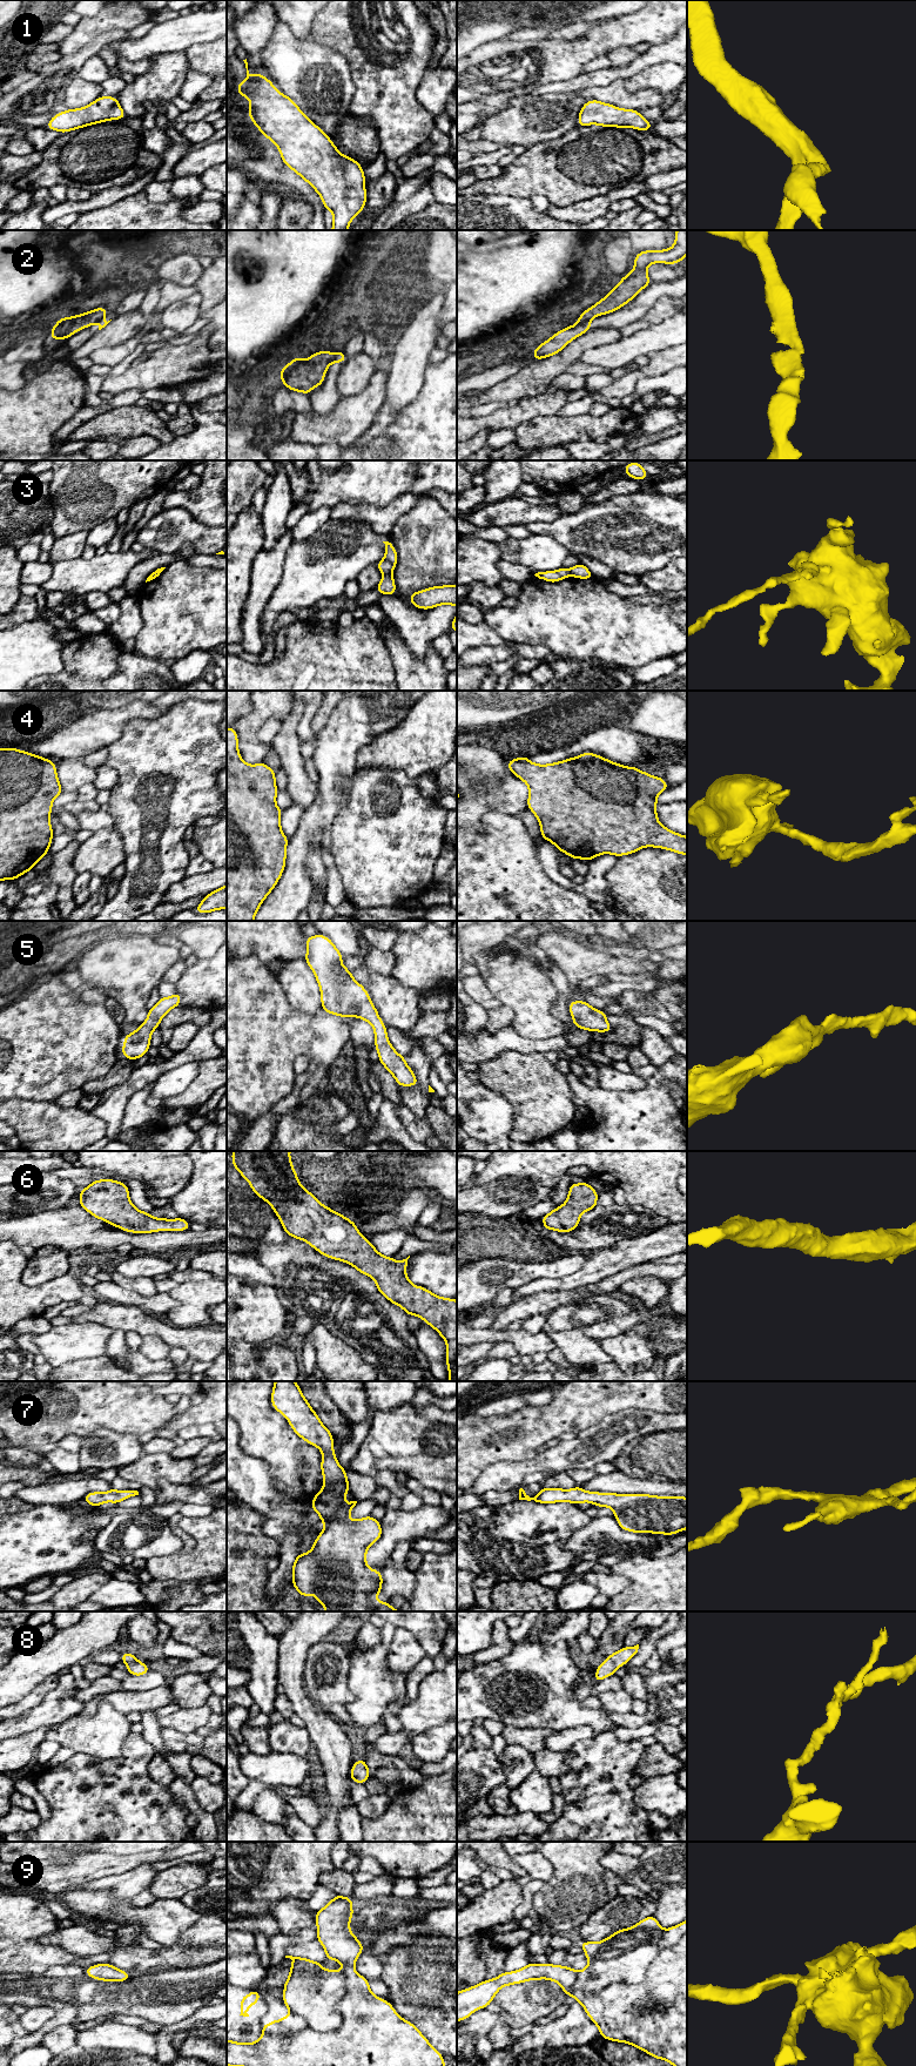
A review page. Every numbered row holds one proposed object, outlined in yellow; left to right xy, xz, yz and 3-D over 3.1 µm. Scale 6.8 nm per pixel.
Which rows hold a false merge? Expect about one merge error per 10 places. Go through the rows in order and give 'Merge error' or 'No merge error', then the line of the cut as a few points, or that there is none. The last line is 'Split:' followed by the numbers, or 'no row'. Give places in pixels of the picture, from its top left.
1: No merge error. No split
2: Merge error. Split along yz (590, 318), (579, 323)
3: Merge error. Split along xz (390, 572), (384, 574)
4: No merge error. No split
5: No merge error. No split
6: No merge error. No split
7: No merge error. No split
8: No merge error. No split
9: No merge error. No split
Split: 2, 3

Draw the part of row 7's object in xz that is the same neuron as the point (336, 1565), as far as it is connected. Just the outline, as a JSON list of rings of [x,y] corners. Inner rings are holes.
[[[275,1381],[271,1405],[287,1418],[292,1431],[301,1439],[317,1447],[323,1454],[321,1472],[324,1487],[314,1496],[311,1508],[319,1515],[325,1527],[314,1541],[310,1552],[296,1554],[291,1569],[291,1583],[298,1595],[309,1597],[314,1594],[315,1600],[322,1603],[325,1611],[402,1611],[393,1609],[389,1601],[376,1601],[376,1596],[382,1591],[383,1576],[379,1570],[369,1568],[366,1552],[382,1537],[382,1526],[379,1520],[371,1515],[358,1520],[348,1519],[357,1501],[344,1503],[350,1486],[346,1469],[341,1467],[336,1459],[331,1432],[322,1424],[295,1381]]]

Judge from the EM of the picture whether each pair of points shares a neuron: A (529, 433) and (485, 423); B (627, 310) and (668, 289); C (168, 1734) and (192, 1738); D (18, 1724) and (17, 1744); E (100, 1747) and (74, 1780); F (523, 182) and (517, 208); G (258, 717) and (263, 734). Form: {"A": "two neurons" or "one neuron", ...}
{"A": "two neurons", "B": "one neuron", "C": "one neuron", "D": "two neurons", "E": "two neurons", "F": "two neurons", "G": "two neurons"}

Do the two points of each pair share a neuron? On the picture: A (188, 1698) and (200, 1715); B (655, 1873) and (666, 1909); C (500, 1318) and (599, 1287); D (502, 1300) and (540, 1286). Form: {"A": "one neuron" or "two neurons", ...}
{"A": "two neurons", "B": "one neuron", "C": "one neuron", "D": "two neurons"}

